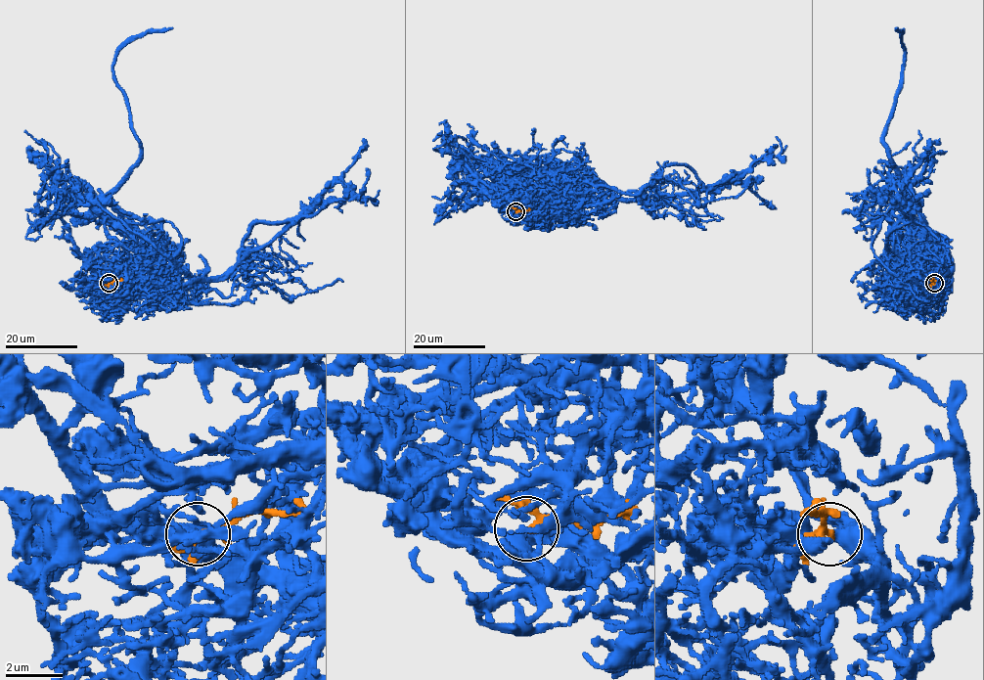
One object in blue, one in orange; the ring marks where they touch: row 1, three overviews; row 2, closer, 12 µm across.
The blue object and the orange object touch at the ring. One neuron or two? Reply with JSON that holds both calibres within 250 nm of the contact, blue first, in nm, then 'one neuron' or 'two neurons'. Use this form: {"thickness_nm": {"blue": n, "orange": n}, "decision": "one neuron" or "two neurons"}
{"thickness_nm": {"blue": 600, "orange": 220}, "decision": "one neuron"}

